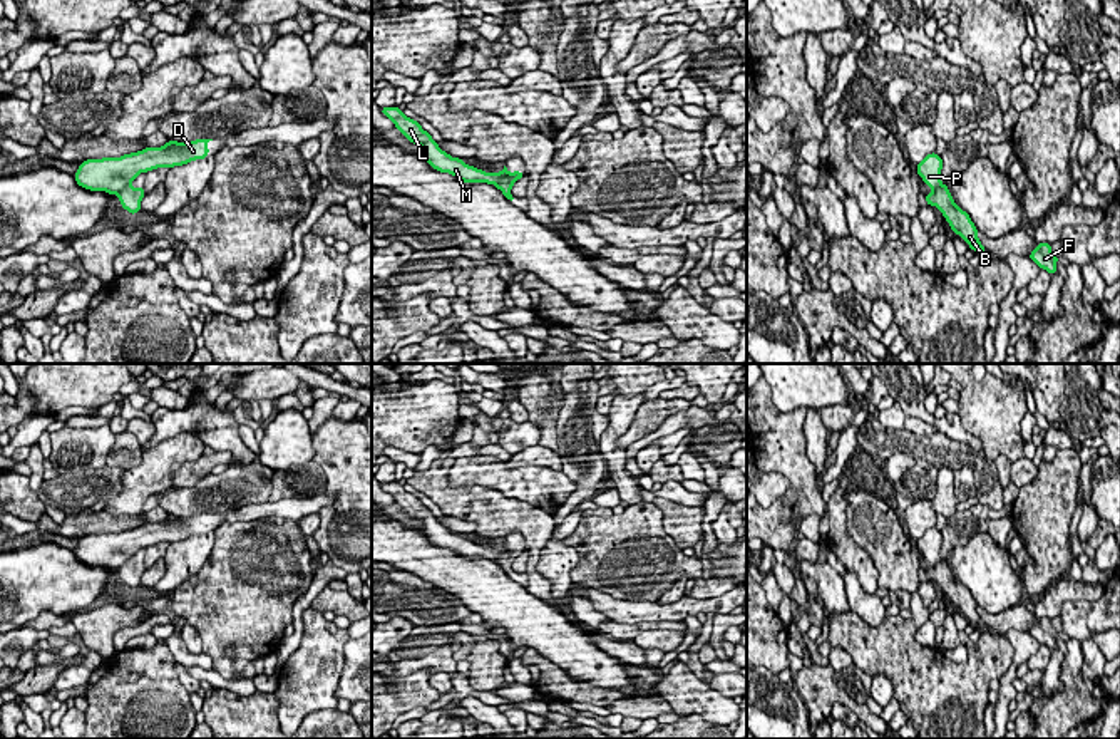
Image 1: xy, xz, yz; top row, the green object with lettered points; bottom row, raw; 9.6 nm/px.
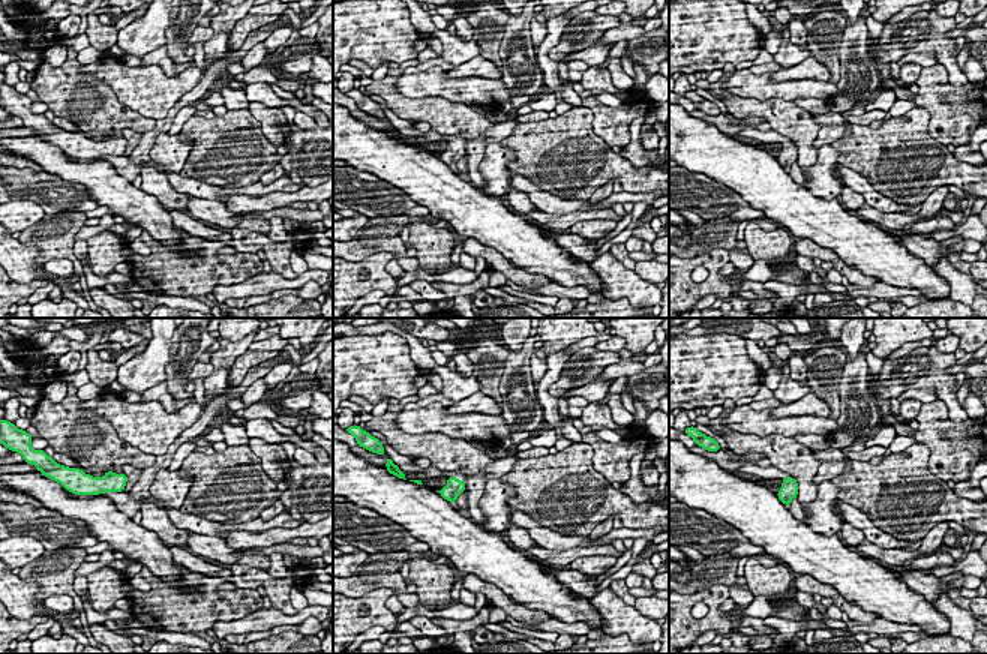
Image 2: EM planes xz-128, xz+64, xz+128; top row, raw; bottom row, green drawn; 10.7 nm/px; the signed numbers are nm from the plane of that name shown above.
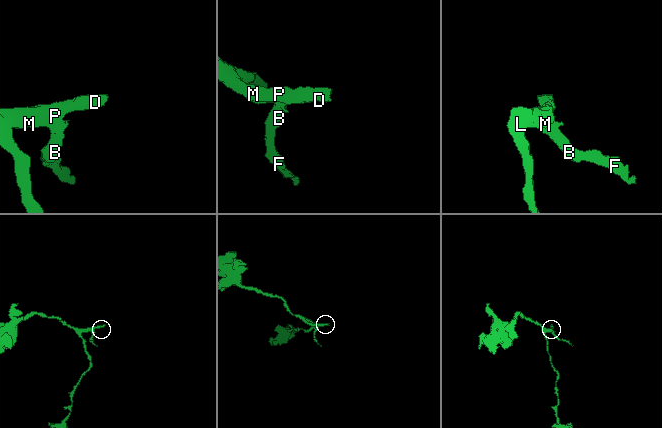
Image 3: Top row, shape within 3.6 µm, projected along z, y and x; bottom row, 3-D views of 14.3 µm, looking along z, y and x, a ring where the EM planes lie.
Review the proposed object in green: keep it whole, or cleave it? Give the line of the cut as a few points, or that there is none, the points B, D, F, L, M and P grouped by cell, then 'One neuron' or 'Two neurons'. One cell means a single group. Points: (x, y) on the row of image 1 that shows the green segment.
Split along xz (504, 170), (504, 175), (494, 185). Groups: B F / D L M P. Two neurons

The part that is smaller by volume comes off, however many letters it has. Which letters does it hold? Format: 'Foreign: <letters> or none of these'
Foreign: B, F

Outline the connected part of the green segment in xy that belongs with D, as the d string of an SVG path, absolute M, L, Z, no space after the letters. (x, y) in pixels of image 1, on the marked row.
M196 139L191 142L167 141L162 147L146 147L121 158L85 159L74 178L85 189L119 194L141 173L206 159L209 141L213 139Z

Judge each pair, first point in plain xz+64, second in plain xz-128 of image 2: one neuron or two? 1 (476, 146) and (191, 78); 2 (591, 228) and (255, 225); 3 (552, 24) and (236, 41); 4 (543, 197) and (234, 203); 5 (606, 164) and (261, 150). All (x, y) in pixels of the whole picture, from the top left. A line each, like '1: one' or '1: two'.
1: two
2: one
3: two
4: one
5: one

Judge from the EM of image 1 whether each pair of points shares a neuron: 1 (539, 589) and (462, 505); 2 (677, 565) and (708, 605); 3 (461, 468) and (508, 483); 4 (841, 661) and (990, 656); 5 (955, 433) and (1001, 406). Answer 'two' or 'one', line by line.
1: one
2: two
3: one
4: two
5: two

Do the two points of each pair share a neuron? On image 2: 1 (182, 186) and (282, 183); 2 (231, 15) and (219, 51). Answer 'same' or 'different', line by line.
1: same
2: same

